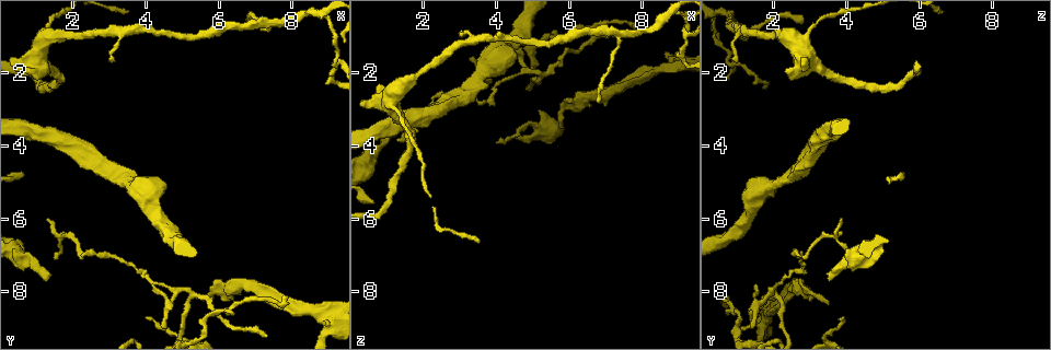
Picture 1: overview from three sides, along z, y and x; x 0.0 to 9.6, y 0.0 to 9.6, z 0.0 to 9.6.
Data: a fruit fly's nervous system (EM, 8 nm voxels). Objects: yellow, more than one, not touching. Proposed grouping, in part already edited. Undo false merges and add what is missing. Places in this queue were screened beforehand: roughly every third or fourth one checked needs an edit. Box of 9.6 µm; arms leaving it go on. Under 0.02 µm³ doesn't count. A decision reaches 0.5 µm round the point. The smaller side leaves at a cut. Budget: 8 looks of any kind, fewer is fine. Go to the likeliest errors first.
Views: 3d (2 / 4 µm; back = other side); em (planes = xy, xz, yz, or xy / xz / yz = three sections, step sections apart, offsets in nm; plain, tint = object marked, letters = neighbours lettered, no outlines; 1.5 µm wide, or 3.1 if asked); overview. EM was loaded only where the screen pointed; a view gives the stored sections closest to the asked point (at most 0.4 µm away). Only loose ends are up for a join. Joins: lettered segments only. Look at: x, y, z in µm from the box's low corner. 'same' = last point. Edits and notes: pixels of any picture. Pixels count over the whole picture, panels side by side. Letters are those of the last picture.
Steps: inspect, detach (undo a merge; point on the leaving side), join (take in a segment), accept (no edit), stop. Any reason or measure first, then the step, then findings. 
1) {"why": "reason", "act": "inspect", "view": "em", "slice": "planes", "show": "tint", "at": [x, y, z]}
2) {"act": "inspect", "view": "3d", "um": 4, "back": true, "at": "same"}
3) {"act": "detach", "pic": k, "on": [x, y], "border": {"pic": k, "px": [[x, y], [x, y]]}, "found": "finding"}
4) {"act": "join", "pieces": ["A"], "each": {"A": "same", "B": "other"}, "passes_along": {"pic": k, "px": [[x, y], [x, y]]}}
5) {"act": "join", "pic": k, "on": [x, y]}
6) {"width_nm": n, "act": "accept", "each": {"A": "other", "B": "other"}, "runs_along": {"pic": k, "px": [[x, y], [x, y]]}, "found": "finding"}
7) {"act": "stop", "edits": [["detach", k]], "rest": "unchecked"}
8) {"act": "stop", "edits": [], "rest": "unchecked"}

{"why": "branch stops here", "act": "inspect", "view": "3d", "um": 4, "at": [1.45, 7.45, 3.50]}

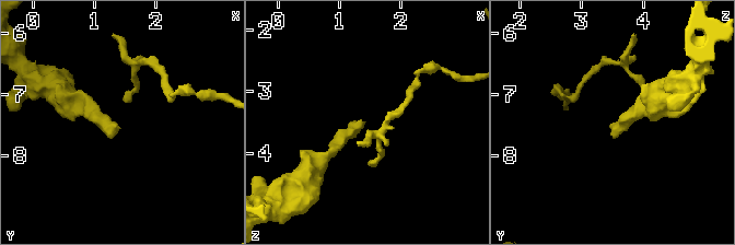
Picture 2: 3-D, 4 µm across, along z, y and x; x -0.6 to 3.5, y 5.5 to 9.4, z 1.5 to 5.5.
{"act": "inspect", "view": "em", "slice": "xy", "step": 4, "show": "plain", "at": [1.35, 7.50, 3.50]}

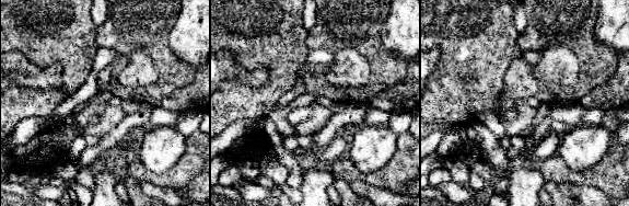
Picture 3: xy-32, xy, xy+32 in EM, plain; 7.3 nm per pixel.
{"why": "what lies round it", "act": "inspect", "view": "em", "slice": "xy", "step": 4, "show": "letters", "at": "same"}

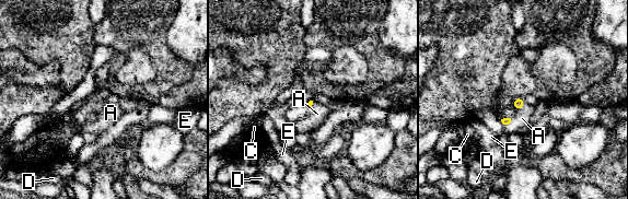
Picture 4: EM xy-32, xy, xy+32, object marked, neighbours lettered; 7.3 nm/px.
{"longest_contact_nm": ["A", 110], "act": "join", "pieces": ["A"], "each": {"A": "same", "C": "other", "D": "other", "E": "other"}, "passes_along": {"pic": 4, "px": [[519, 102], [523, 107], [522, 118]]}, "found": "it goes on there"}

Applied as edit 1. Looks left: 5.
{"why": "redraw", "act": "inspect", "view": "overview"}

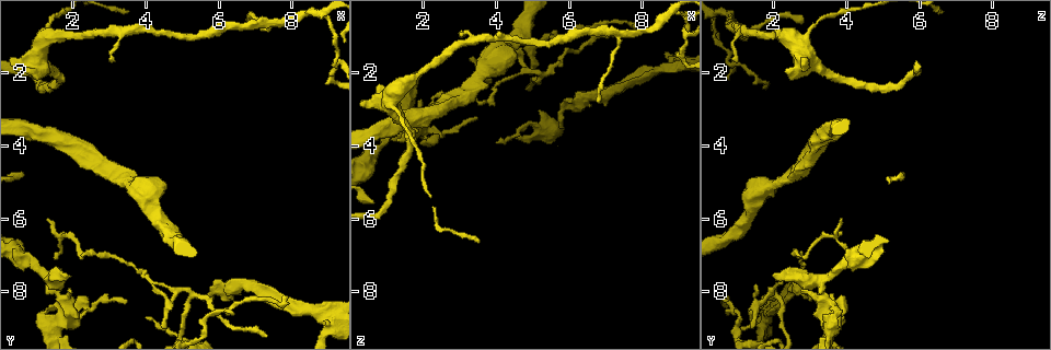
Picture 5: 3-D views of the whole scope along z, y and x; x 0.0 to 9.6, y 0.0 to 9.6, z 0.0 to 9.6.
{"why": "branch stops here", "act": "inspect", "view": "em", "slice": "xz", "step": 4, "show": "letters", "at": [7.90, 8.15, 0.75]}

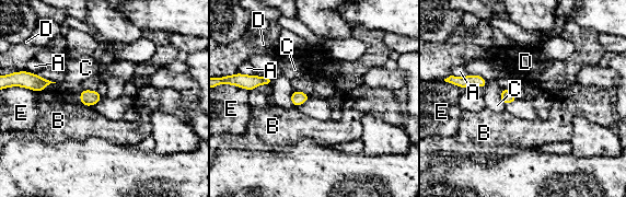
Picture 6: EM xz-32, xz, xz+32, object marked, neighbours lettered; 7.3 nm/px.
{"longest_contact_nm": ["C", 130], "act": "accept", "each": {"A": "other", "B": "other", "C": "other", "D": "other", "E": "other"}, "border": {"pic": 6, "px": [[81, 103], [90, 107]]}, "found": "none of them fits"}

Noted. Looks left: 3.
{"why": "free end", "act": "inspect", "view": "3d", "um": 2, "at": [3.50, 8.25, 3.20]}

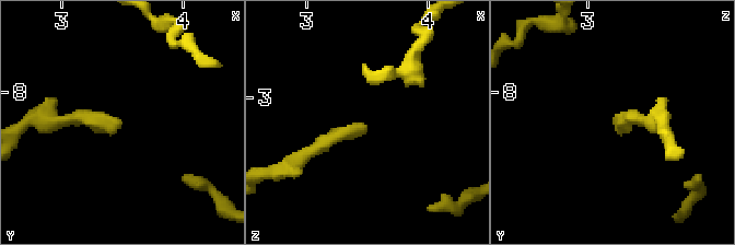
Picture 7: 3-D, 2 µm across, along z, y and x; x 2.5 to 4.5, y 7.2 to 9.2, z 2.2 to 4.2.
{"why": "shape alone is not enough", "act": "inspect", "view": "em", "slice": "yz", "step": 8, "show": "letters", "at": [3.48, 8.30, 3.26]}

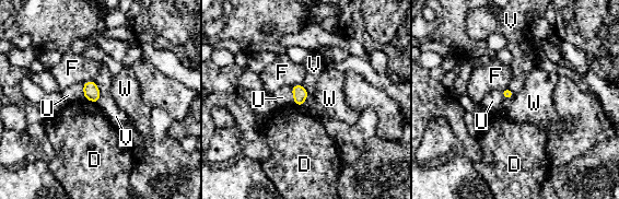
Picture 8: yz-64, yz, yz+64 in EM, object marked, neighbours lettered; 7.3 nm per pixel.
{"act": "accept", "each": {"D": "other", "F": "other", "U": "other", "V": "other", "W": "other"}, "found": "no lettered segment goes on from it"}

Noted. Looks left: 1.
{"act": "stop", "edits": [["join", 4]], "rest": "unchecked"}

